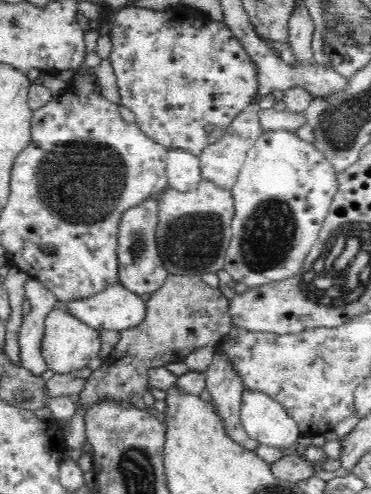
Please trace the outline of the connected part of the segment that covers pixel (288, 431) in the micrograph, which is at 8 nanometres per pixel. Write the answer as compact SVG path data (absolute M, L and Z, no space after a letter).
M244 388L237 418L241 427L261 444L290 447L302 433L284 405L260 389Z

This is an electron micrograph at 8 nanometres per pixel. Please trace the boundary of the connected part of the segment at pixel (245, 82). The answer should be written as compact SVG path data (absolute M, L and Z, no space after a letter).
M124 6L119 12L114 14L112 18L112 25L108 28L111 39L111 52L109 58L111 59L111 66L116 78L118 86L120 105L128 108L136 115L135 124L140 127L140 130L146 136L149 136L156 144L161 144L165 147L182 147L188 151L199 155L203 148L206 148L213 140L220 140L228 126L248 107L255 104L256 96L260 92L260 76L259 66L255 62L255 58L248 53L247 48L243 42L235 36L234 31L230 25L224 20L210 20L210 18L182 18L180 14L172 14L170 8L164 10L148 10L141 7L127 7Z

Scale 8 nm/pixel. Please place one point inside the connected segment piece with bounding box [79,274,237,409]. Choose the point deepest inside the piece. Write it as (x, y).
(184, 312)

